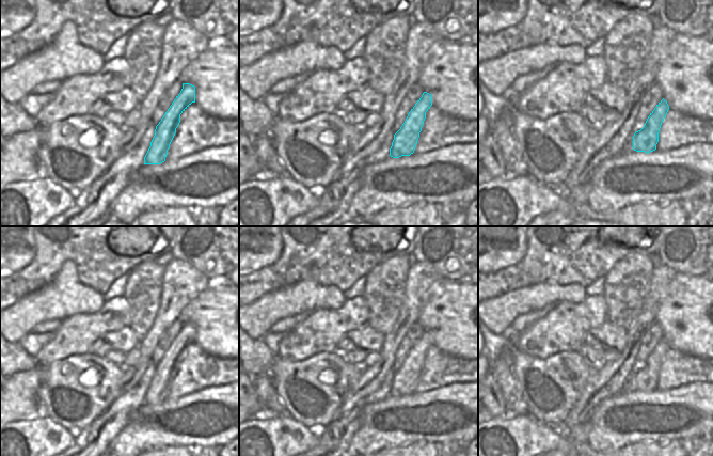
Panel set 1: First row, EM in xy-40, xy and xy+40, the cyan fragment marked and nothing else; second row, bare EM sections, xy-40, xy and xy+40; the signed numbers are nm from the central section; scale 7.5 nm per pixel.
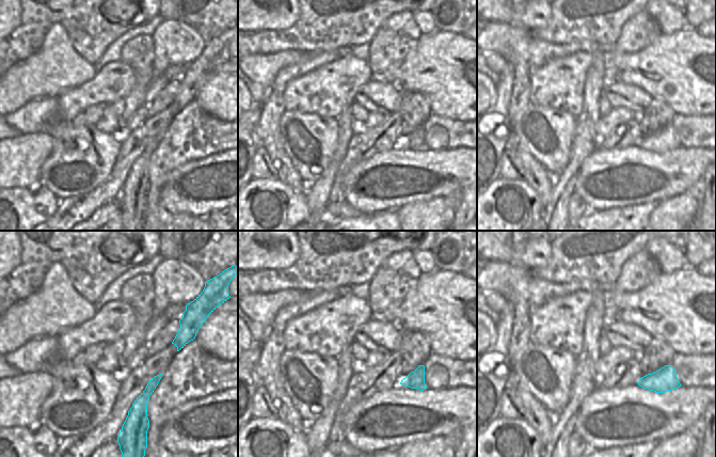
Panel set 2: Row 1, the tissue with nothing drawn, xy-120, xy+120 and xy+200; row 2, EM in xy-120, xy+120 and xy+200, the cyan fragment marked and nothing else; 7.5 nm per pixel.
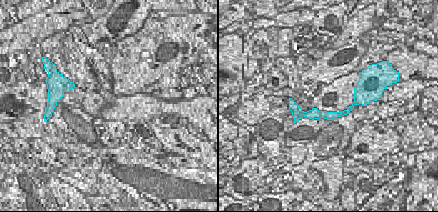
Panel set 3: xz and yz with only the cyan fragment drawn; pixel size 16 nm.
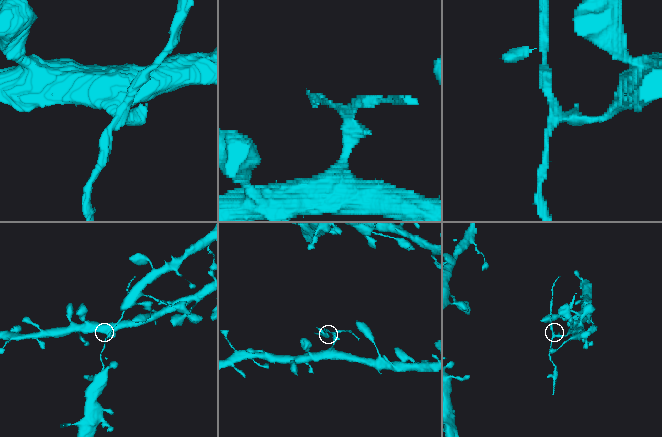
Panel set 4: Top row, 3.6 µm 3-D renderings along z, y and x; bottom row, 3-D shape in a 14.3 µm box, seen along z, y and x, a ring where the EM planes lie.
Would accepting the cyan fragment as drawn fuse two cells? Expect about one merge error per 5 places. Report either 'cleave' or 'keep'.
cleave

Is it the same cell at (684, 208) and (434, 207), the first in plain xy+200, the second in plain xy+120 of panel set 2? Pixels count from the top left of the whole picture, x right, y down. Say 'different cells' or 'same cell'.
same cell

